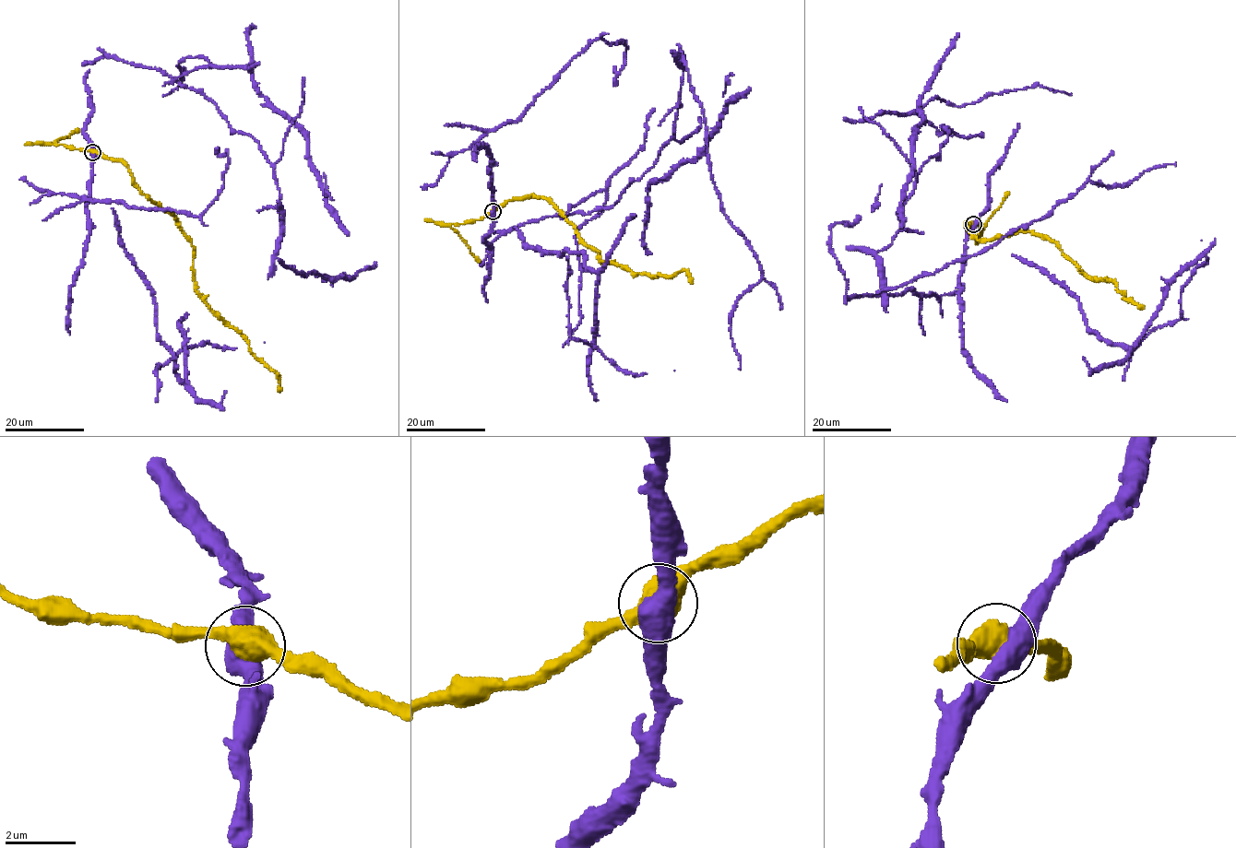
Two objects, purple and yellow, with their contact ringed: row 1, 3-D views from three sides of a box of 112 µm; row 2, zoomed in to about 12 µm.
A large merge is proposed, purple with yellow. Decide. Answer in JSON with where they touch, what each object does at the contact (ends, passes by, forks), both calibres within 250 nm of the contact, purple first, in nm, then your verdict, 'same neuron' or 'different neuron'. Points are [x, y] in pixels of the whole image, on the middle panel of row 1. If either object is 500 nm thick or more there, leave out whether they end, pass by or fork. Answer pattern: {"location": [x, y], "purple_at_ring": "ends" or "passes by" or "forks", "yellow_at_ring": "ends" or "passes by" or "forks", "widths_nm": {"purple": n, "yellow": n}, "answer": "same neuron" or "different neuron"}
{"location": [493, 211], "widths_nm": {"purple": 550, "yellow": 600}, "answer": "same neuron"}

